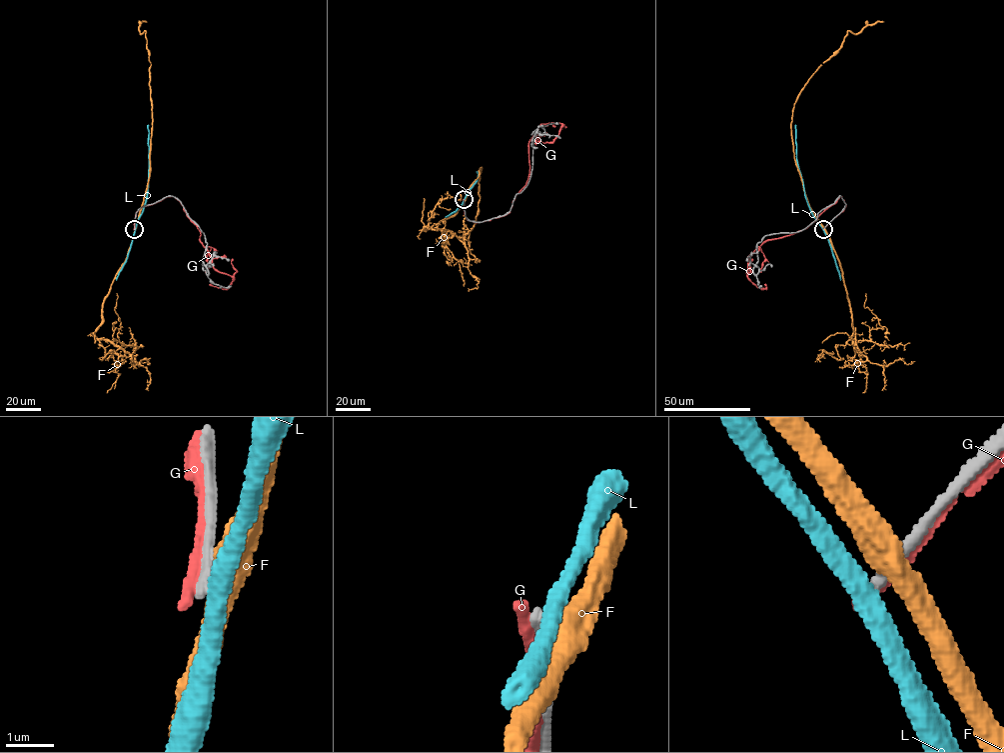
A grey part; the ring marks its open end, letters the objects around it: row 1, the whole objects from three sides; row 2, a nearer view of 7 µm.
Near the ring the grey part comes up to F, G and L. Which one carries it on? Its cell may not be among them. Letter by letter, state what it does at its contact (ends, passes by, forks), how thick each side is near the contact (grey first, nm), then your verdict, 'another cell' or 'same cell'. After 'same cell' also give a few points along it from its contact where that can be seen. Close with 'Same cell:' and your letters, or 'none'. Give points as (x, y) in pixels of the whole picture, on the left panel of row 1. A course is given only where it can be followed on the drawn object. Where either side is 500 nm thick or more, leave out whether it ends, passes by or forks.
F: calibres 320 and 500 nm; another cell
G: it passes by; calibres 220 and 240 nm; another cell
L: it passes by; calibres 240 and 400 nm; another cell
Same cell: none

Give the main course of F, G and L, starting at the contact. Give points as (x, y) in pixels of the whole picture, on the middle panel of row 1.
F: (464, 200), (481, 167), (479, 210), (468, 242), (475, 260)
G: (464, 202), (471, 221), (504, 216), (528, 177), (531, 137), (542, 124), (561, 124), (554, 139), (538, 141)
L: (464, 200), (477, 181), (477, 172)

